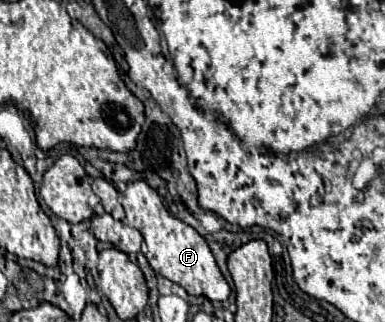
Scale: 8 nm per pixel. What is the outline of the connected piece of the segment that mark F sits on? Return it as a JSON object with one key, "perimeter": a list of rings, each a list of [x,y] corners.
{"perimeter":[[[133,181],[127,185],[125,193],[121,193],[119,199],[127,213],[127,223],[139,229],[145,239],[147,245],[145,257],[155,273],[181,285],[189,295],[203,295],[209,301],[221,301],[221,303],[227,301],[231,287],[221,275],[207,241],[193,227],[173,217],[165,209],[159,193],[153,187],[149,187],[145,181]]]}

